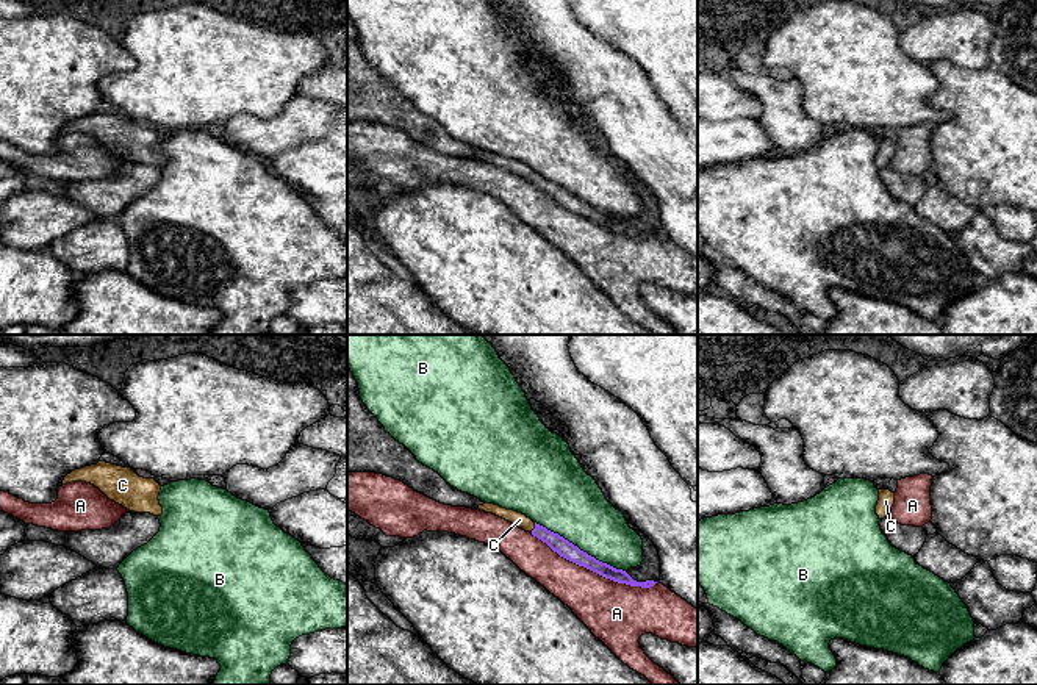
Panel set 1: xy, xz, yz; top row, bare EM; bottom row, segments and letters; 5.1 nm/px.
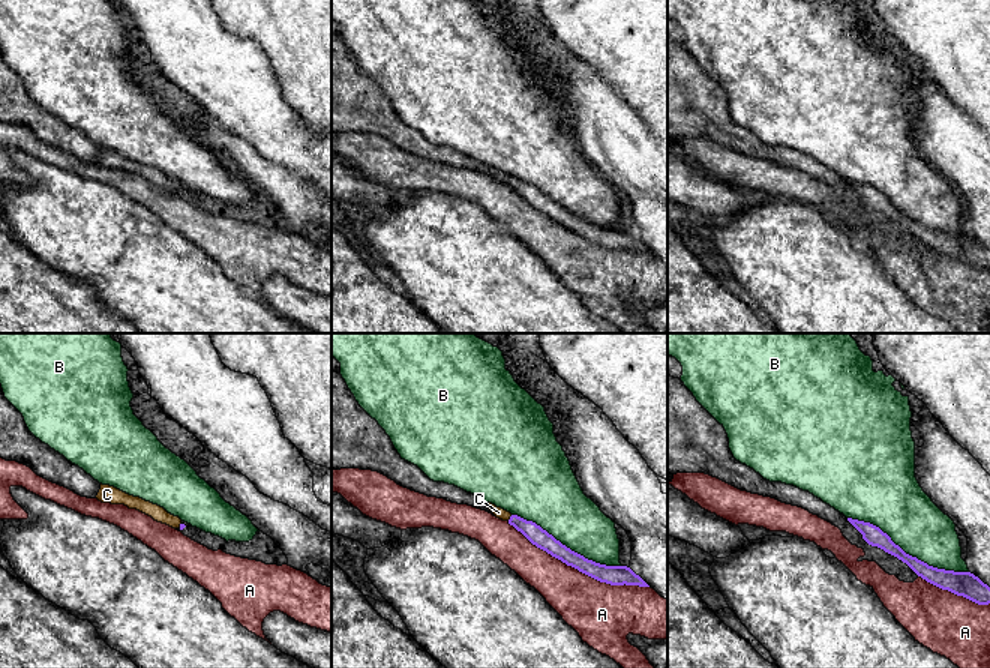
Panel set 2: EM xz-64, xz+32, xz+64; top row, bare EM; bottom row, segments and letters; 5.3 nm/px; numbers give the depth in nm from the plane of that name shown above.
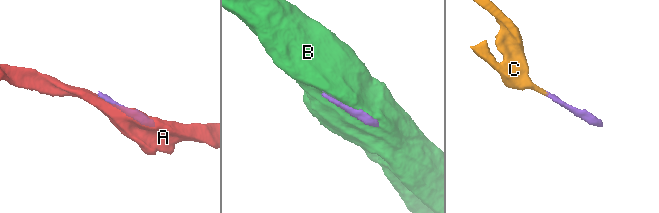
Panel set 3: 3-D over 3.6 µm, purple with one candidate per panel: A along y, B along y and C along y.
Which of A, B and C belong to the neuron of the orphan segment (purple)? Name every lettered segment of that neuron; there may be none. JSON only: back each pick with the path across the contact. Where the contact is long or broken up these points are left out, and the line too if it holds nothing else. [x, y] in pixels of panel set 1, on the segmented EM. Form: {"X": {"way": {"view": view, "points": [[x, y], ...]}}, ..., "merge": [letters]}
{"C": {"way": {"view": "xz", "points": [[563, 548], [535, 527], [520, 520]]}}, "merge": ["C"]}

